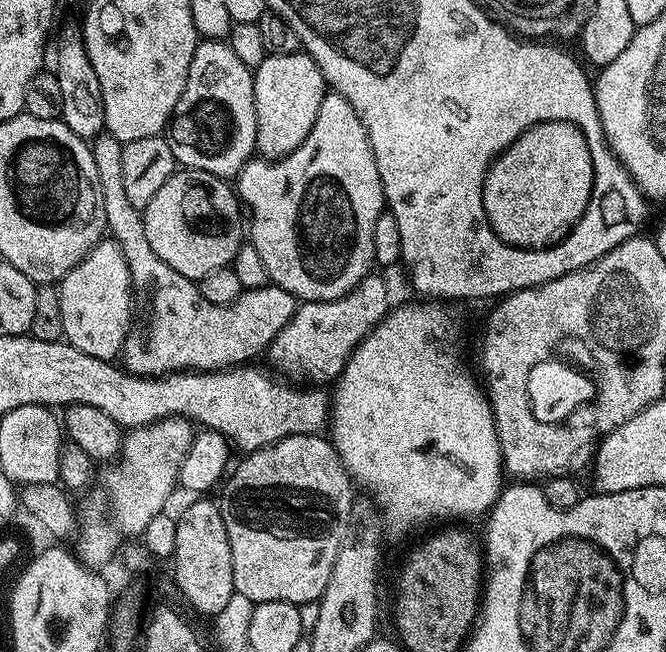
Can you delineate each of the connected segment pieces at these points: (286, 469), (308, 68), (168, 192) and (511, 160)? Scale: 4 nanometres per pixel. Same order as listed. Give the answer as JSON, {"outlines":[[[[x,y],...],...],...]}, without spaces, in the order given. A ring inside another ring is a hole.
{"outlines":[[[[320,434],[287,436],[257,452],[249,452],[223,481],[224,493],[218,496],[218,503],[222,522],[226,522],[226,538],[230,538],[234,586],[236,592],[250,598],[253,605],[266,602],[311,604],[319,601],[326,582],[330,582],[334,558],[338,558],[342,538],[352,519],[354,481],[344,469],[331,439],[322,437]]],[[[301,50],[294,54],[269,54],[254,69],[254,110],[256,111],[256,152],[269,160],[279,160],[302,144],[326,91],[318,62]]],[[[181,167],[173,172],[158,194],[150,198],[142,215],[146,238],[154,254],[158,254],[166,266],[178,270],[178,274],[197,282],[213,270],[229,267],[246,240],[246,220],[233,185],[206,170]]],[[[561,120],[535,124],[492,161],[484,176],[483,209],[496,234],[517,248],[551,248],[580,220],[593,190],[593,160],[585,136]]]]}

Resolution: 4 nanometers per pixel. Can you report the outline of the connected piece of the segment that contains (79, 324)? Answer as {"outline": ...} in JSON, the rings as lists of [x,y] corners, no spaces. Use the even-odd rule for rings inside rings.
{"outline":[[[111,238],[101,239],[58,281],[58,306],[62,306],[64,340],[90,358],[115,361],[123,353],[124,339],[132,325],[132,283],[126,258]]]}

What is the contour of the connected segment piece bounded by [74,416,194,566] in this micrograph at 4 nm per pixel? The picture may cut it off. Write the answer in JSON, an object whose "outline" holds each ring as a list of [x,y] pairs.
{"outline":[[[167,416],[124,432],[124,445],[119,456],[98,476],[98,484],[100,480],[100,488],[104,491],[105,512],[88,508],[78,516],[74,552],[83,564],[100,566],[96,564],[110,563],[126,538],[139,537],[146,530],[146,522],[165,511],[164,503],[171,498],[172,491],[177,491],[182,458],[186,458],[186,450],[190,450],[193,435],[193,421],[183,416]]]}

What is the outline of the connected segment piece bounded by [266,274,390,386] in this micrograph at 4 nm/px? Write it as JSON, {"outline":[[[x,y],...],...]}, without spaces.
{"outline":[[[369,274],[354,286],[342,298],[337,300],[305,300],[297,307],[295,314],[278,330],[274,342],[270,342],[266,353],[266,360],[277,373],[283,374],[289,381],[303,382],[308,386],[324,386],[335,381],[336,377],[342,374],[350,354],[360,345],[370,334],[370,330],[383,316],[387,316],[390,311],[388,304],[388,284],[377,274]]]}

